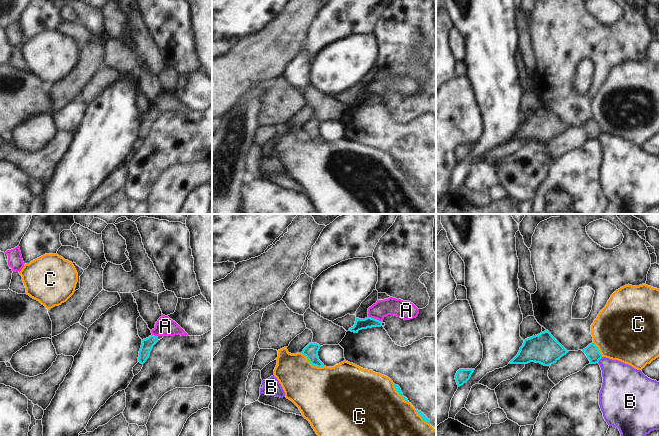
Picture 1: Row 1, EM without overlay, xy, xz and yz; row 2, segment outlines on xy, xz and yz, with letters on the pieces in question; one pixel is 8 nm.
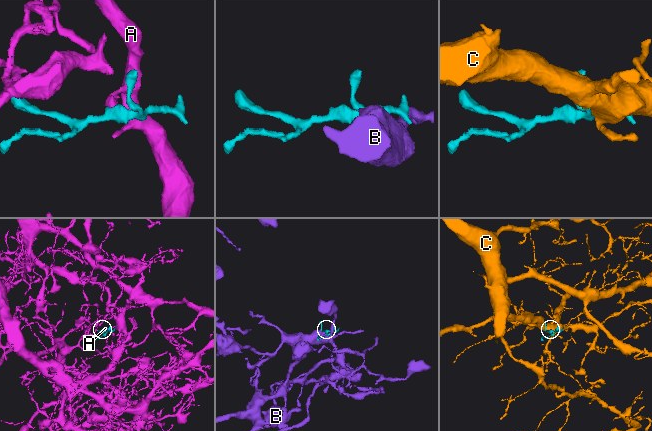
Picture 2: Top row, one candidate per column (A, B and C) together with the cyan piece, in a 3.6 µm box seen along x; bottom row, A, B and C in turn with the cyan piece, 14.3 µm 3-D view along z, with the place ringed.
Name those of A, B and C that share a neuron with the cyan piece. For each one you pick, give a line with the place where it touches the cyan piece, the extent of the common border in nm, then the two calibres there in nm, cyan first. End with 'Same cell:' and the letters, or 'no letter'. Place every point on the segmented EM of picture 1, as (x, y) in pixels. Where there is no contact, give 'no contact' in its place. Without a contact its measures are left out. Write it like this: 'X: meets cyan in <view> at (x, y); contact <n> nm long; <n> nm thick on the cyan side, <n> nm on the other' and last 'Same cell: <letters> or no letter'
Same cell: no letter

